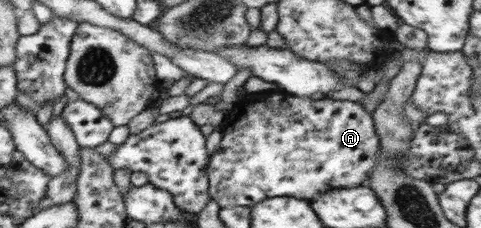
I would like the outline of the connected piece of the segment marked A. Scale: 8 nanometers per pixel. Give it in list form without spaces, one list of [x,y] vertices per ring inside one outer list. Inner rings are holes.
[[[259,93],[248,94],[243,97],[239,107],[228,112],[222,121],[221,131],[223,134],[218,150],[209,160],[207,177],[209,178],[209,195],[218,202],[219,206],[254,206],[257,202],[262,202],[267,198],[290,196],[292,198],[302,198],[302,200],[312,200],[318,193],[330,191],[335,188],[354,188],[360,186],[366,178],[368,170],[377,164],[380,152],[379,134],[376,132],[373,116],[364,109],[358,102],[332,100],[324,97],[322,100],[312,100],[310,97],[298,97],[286,94]]]

